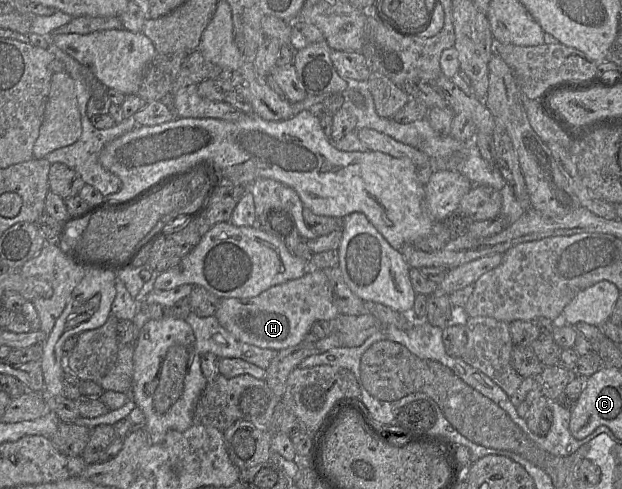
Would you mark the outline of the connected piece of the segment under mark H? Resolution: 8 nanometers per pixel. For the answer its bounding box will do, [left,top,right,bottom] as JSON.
[214,265,339,351]

